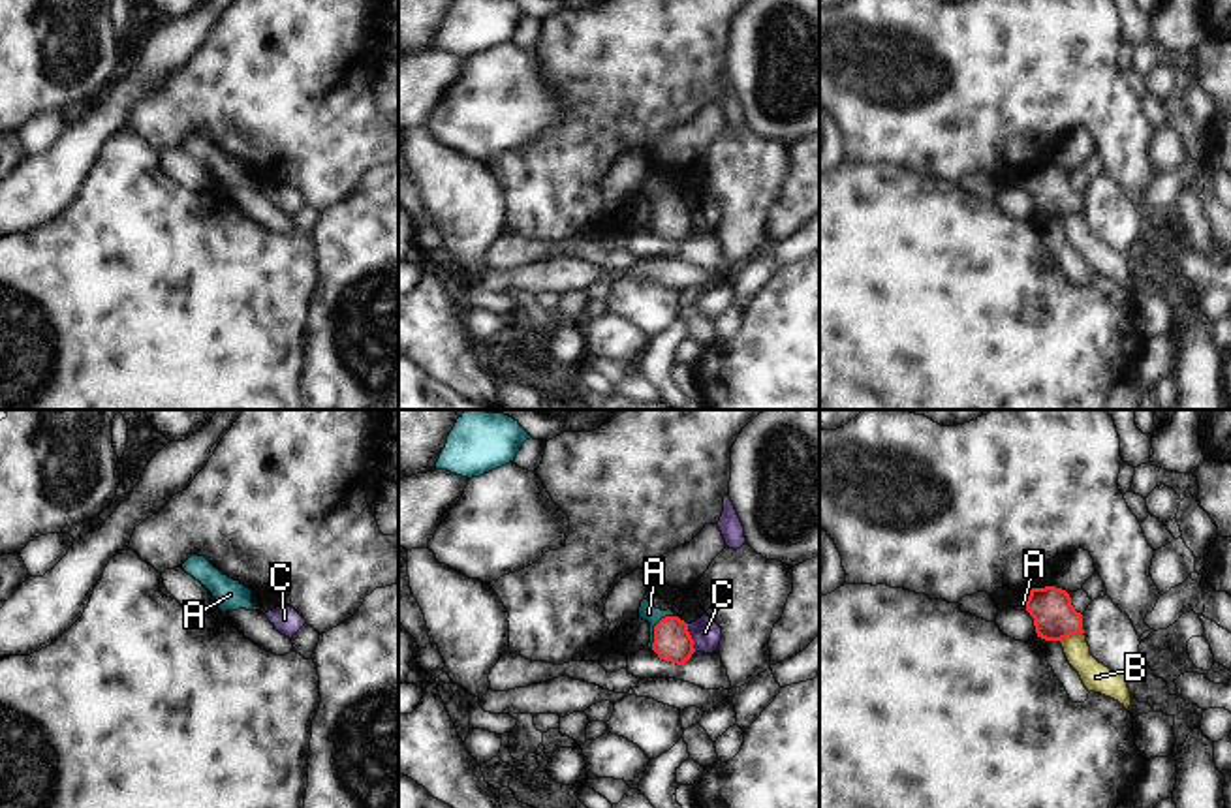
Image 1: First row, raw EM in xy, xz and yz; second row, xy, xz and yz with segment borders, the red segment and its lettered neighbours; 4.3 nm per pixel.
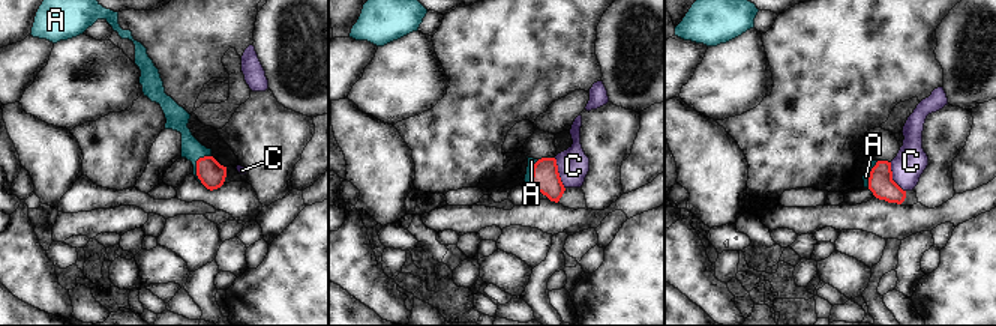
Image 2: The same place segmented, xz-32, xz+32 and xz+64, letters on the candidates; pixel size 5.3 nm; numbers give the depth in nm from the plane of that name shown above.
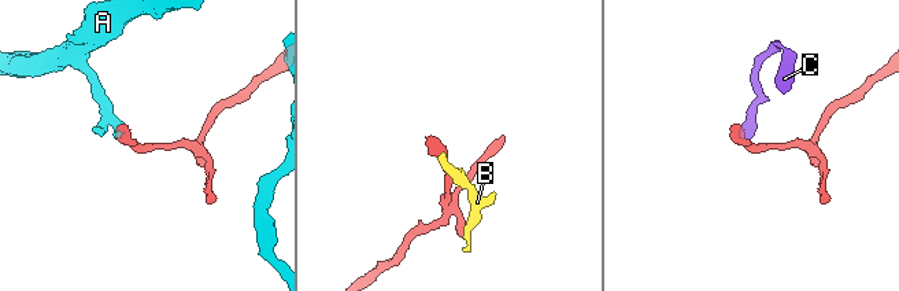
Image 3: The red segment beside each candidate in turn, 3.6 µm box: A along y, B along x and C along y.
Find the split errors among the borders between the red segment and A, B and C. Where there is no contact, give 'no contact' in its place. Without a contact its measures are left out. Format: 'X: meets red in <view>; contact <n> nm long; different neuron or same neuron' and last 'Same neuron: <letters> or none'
A: meets red in xz; contact 190 nm long; same neuron
B: meets red in yz; contact 110 nm long; different neuron
C: meets red in xz; contact 130 nm long; different neuron
Same neuron: A

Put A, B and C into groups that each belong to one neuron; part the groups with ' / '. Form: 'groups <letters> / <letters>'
groups A / B C

